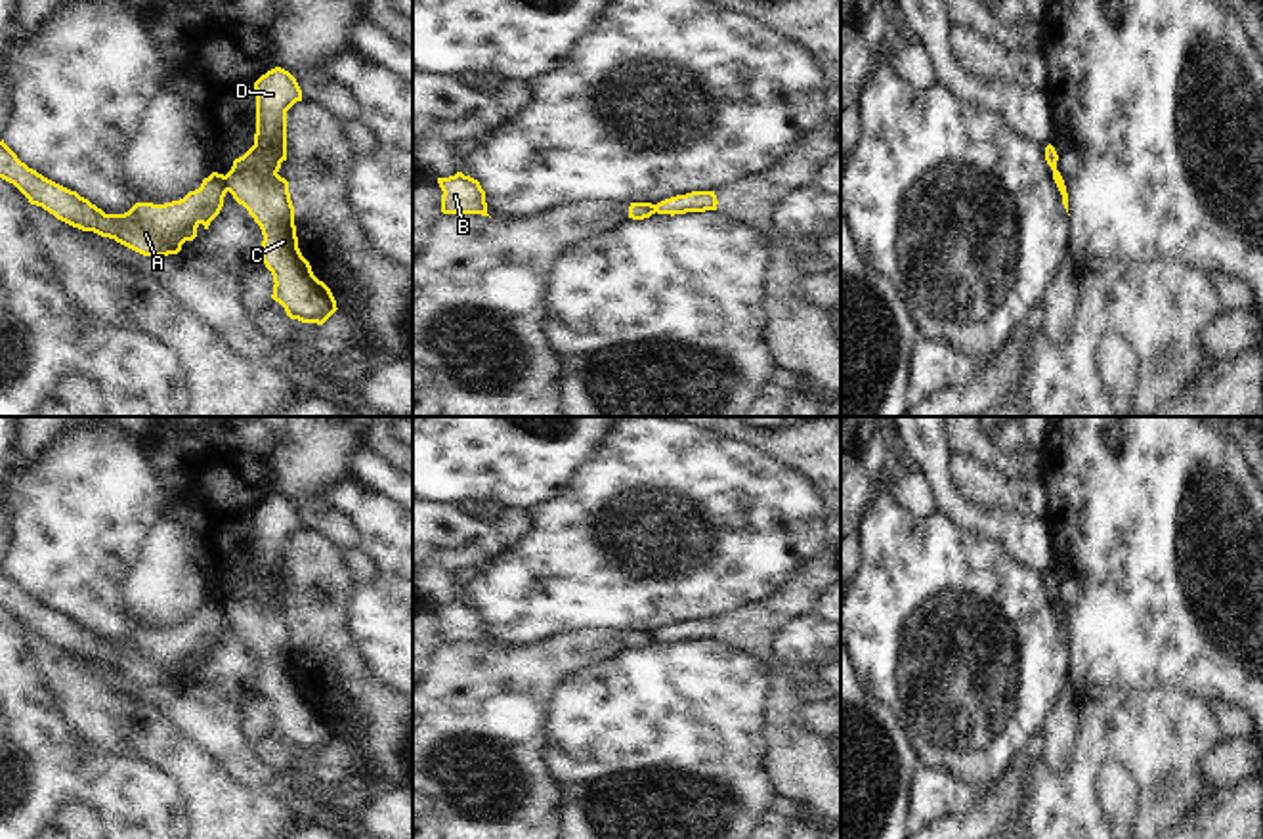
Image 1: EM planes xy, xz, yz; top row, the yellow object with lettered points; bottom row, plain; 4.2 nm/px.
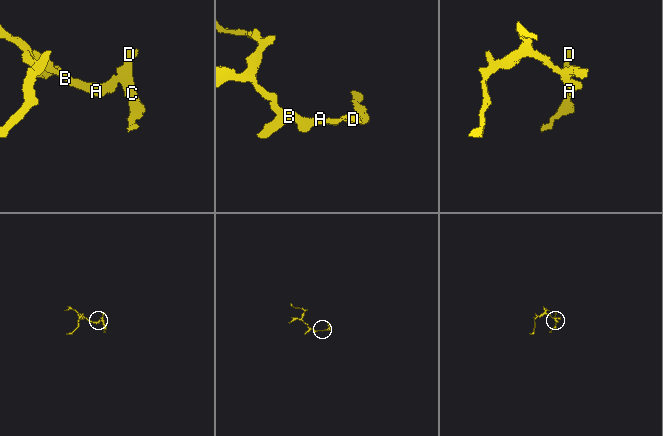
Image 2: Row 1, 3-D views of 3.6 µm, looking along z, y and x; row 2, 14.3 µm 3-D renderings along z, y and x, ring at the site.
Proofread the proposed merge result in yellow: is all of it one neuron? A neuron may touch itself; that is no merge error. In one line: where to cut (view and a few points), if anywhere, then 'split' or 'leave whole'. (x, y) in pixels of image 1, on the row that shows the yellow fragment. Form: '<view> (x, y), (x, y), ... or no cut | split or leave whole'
xy (222, 176), (230, 190) | split

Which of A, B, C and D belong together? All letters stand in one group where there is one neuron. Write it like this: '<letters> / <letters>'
A B / C D

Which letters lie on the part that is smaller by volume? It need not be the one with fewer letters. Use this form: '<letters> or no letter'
C, D

